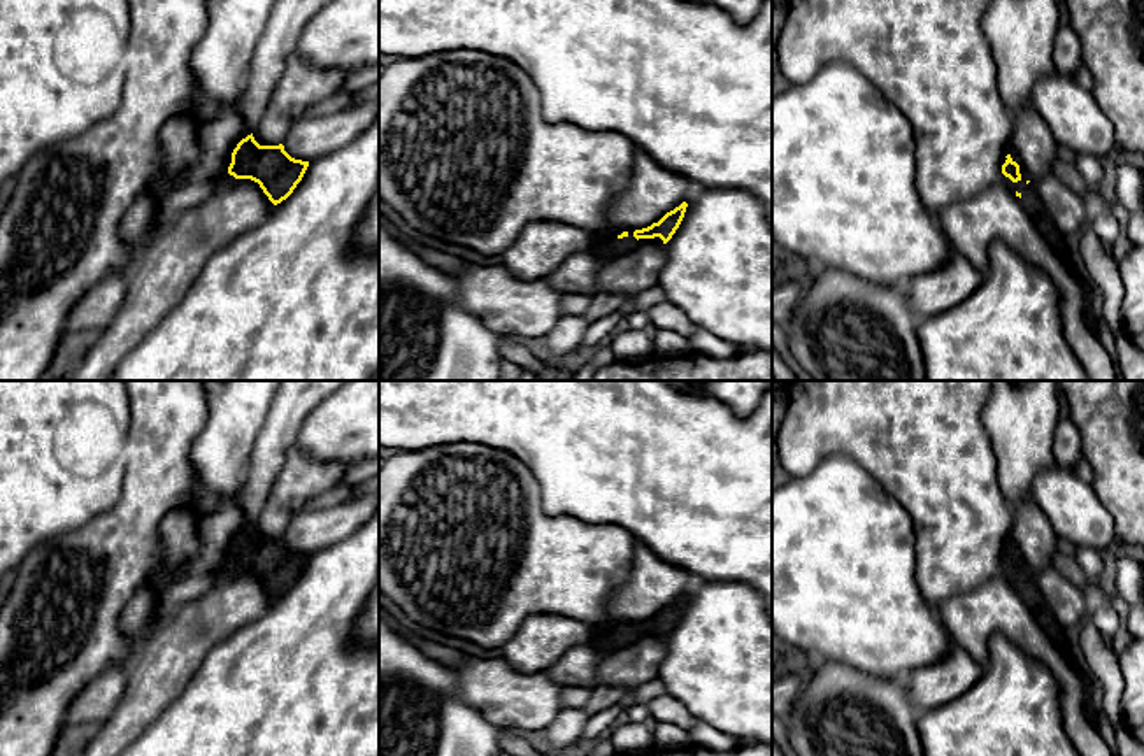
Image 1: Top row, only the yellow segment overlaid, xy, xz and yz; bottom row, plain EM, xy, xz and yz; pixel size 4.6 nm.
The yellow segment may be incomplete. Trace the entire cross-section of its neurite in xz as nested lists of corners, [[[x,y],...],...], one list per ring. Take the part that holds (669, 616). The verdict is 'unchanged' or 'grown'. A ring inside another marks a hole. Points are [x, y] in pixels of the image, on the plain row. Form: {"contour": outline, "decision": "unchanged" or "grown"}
{"contour": [[[683,595],[661,612],[642,623],[614,623],[598,626],[590,644],[611,654],[647,635],[667,637],[679,621],[686,600],[688,596]]], "decision": "grown"}

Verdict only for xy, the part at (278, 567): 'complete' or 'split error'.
split error

